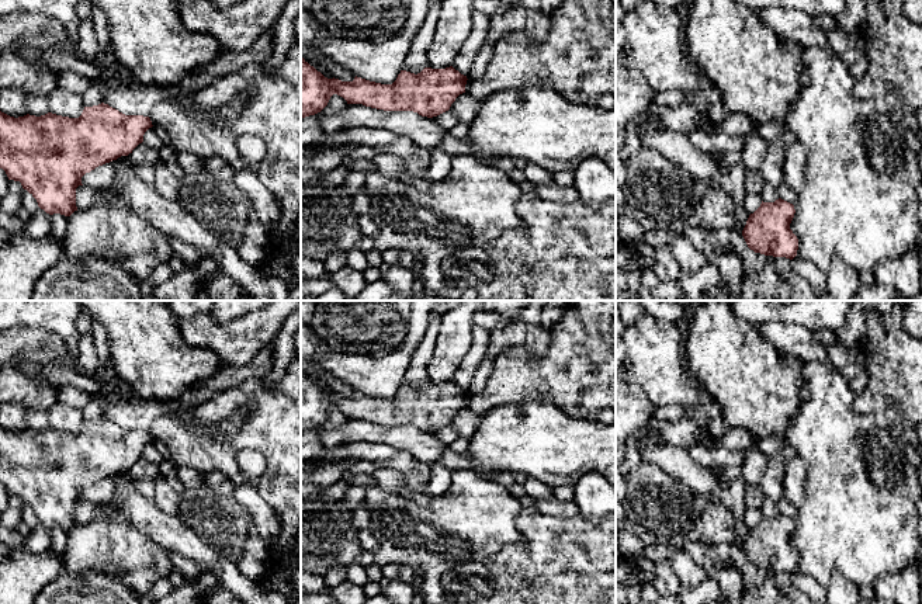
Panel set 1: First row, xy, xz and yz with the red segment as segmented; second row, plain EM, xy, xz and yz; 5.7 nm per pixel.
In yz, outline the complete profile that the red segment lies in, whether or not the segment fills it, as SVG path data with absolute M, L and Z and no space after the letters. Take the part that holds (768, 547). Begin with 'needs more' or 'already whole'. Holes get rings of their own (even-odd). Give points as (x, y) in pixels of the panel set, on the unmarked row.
already whole | M781 513L774 517L762 516L742 545L748 562L765 570L793 575L798 565L798 553L790 544L794 528L794 520Z

